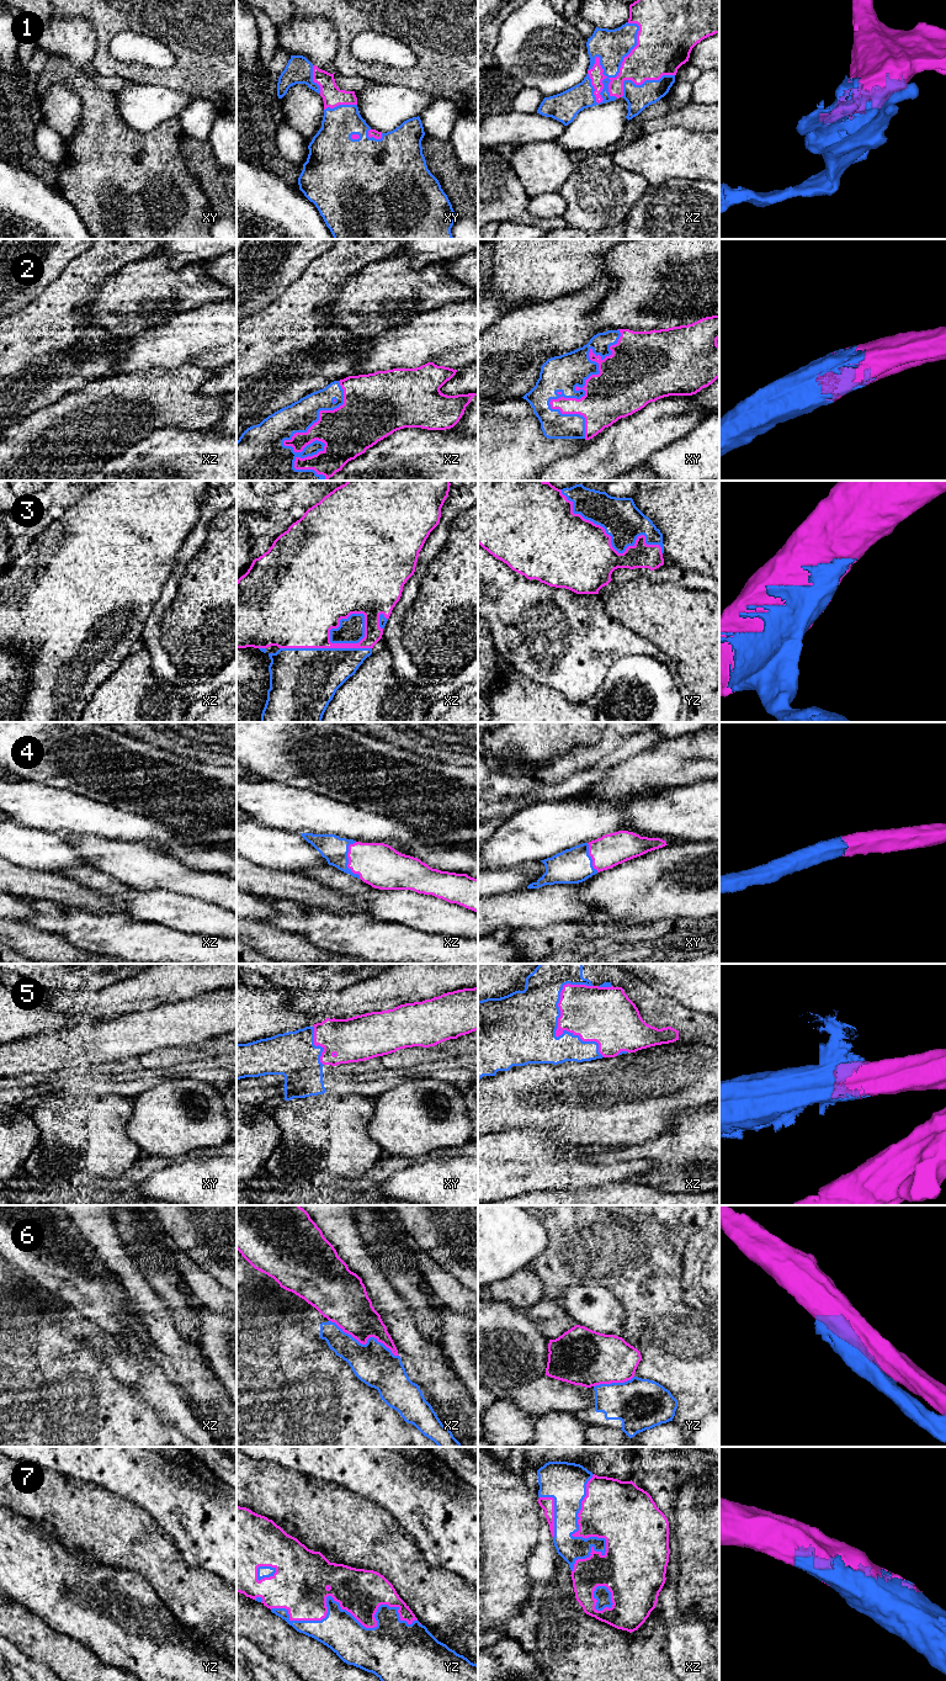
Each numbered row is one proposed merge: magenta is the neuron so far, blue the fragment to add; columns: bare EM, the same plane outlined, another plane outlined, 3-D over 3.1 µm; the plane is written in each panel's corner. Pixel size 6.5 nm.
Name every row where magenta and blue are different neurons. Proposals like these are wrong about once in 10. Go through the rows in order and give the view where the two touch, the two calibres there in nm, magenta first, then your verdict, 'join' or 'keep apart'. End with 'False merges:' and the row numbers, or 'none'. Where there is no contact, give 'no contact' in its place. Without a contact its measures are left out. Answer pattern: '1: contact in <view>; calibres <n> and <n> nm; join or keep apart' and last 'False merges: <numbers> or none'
1: contact in xz; calibres 90 and 220 nm; join
2: contact in xy; calibres 360 and 240 nm; join
3: contact in yz; calibres 460 and 260 nm; join
4: contact in xz; calibres 280 and 170 nm; join
5: contact in xz; calibres 360 and 400 nm; join
6: contact in xz; calibres 280 and 280 nm; keep apart
7: contact in yz; calibres 300 and 260 nm; join
False merges: 6

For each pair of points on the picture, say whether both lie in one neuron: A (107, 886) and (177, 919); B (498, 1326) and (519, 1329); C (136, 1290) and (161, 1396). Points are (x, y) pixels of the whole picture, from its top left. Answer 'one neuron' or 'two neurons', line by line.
A: one neuron
B: one neuron
C: two neurons

